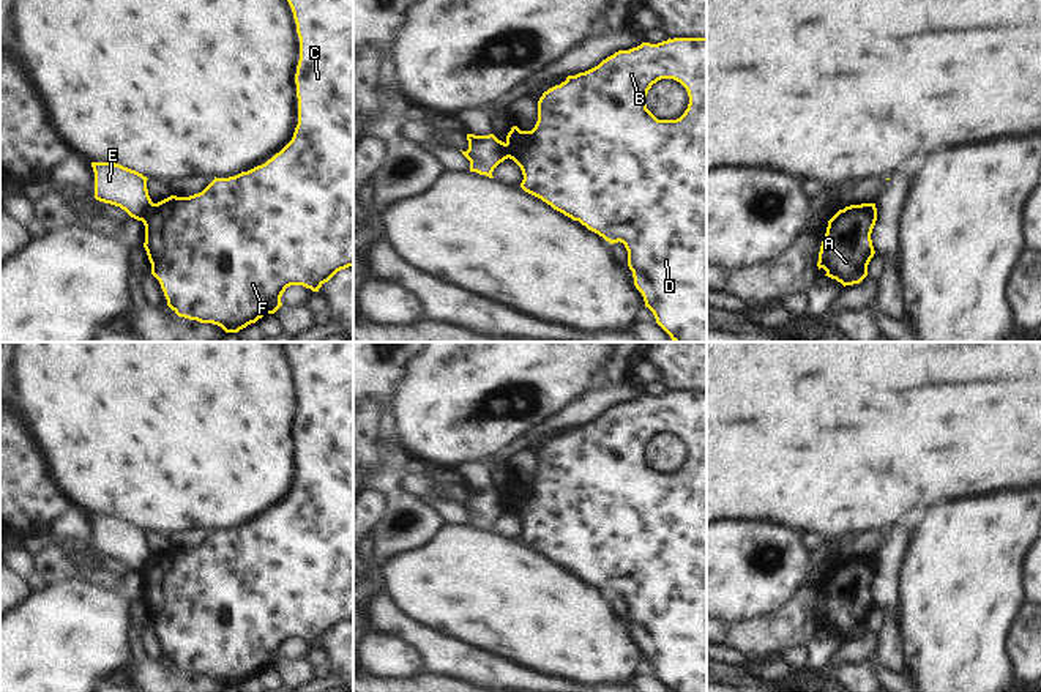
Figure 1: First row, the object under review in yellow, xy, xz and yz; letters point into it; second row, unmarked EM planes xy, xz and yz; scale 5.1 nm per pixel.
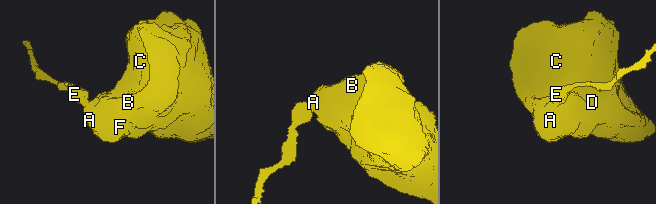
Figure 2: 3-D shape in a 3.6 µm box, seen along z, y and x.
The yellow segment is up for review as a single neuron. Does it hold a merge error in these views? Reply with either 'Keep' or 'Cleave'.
Cleave.

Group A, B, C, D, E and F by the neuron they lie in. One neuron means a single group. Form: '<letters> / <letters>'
A B C D F / E

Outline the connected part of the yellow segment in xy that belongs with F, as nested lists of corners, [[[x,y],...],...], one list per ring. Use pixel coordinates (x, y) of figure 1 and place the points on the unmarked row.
[[[285,342],[300,391],[300,413],[295,427],[298,451],[298,478],[292,493],[265,517],[229,531],[216,531],[199,547],[170,549],[151,560],[144,569],[145,596],[151,627],[159,634],[167,659],[178,668],[200,676],[213,676],[226,686],[238,686],[267,667],[274,667],[281,649],[290,638],[312,645],[328,635],[338,624],[353,619],[353,342]]]

